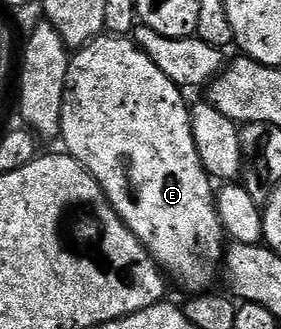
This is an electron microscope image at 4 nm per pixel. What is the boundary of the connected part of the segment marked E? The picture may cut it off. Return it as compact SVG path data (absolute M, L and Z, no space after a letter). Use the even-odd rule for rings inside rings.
M106 32L95 41L80 47L69 59L69 80L65 83L65 95L63 96L60 141L65 142L64 149L69 155L75 160L79 160L79 164L83 164L83 168L87 168L87 172L91 172L91 176L95 176L95 180L103 188L107 200L123 220L123 224L127 224L127 228L131 228L131 232L135 232L135 236L143 244L146 252L157 261L157 266L166 279L172 285L174 282L179 289L186 290L184 292L186 295L192 296L204 294L214 289L213 281L219 278L223 270L227 239L223 224L219 220L214 183L203 168L203 164L199 160L199 152L195 148L191 106L190 103L185 103L185 98L181 94L184 94L182 87L175 85L167 76L163 76L163 72L159 72L159 68L151 60L151 56L144 54L132 37Z

